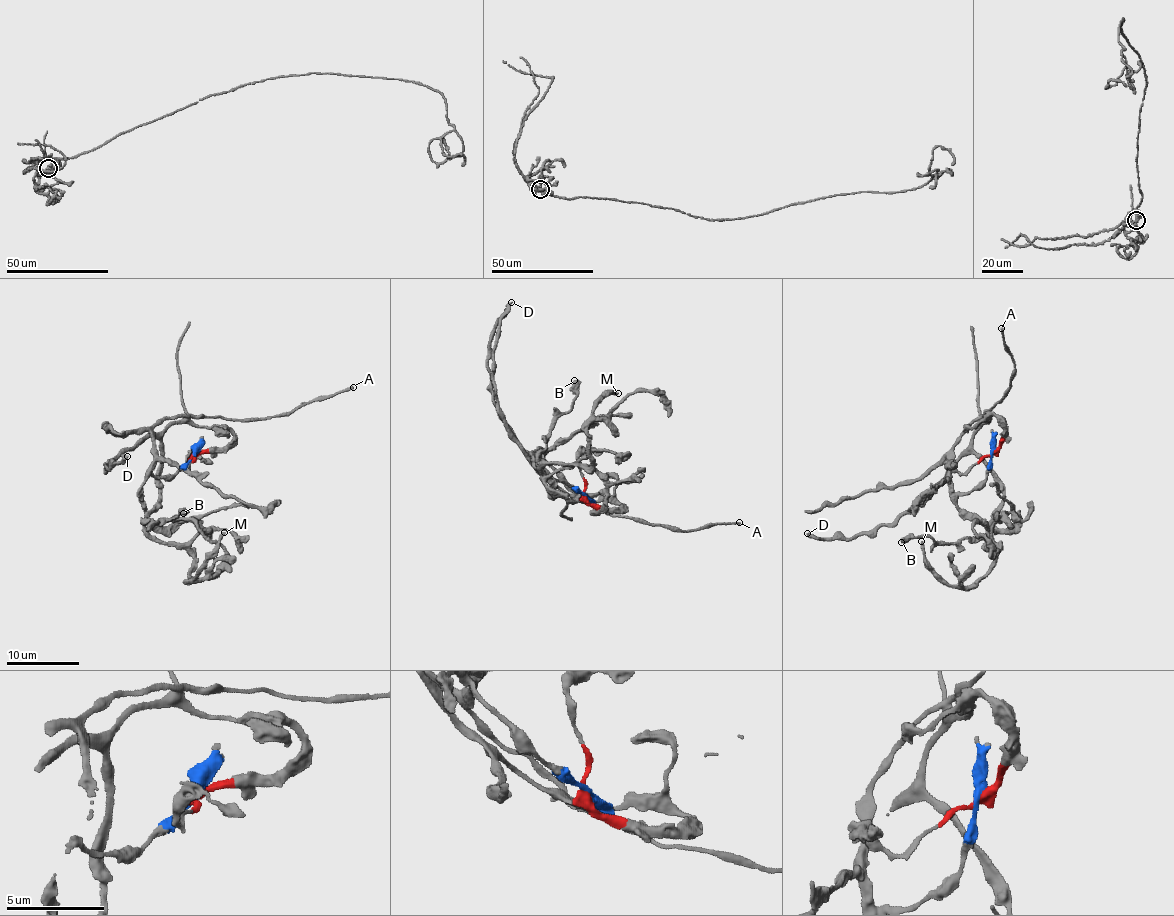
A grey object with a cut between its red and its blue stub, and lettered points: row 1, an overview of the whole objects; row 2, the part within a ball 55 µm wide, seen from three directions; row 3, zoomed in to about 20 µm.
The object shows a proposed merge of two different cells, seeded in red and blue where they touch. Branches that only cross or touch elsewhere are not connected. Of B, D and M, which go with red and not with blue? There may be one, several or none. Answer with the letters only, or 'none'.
B, D, M

